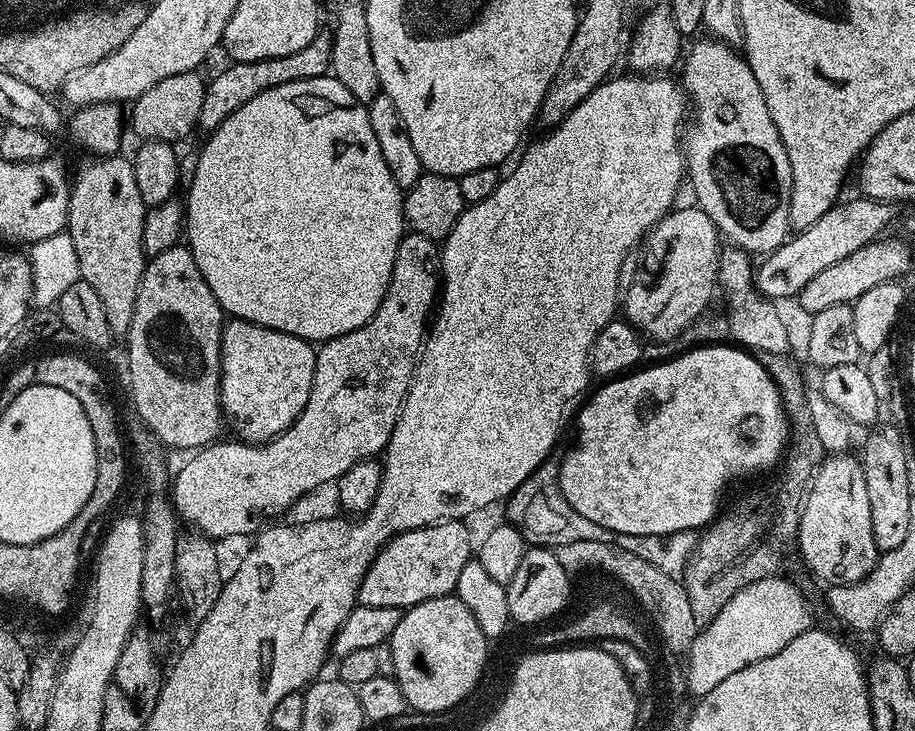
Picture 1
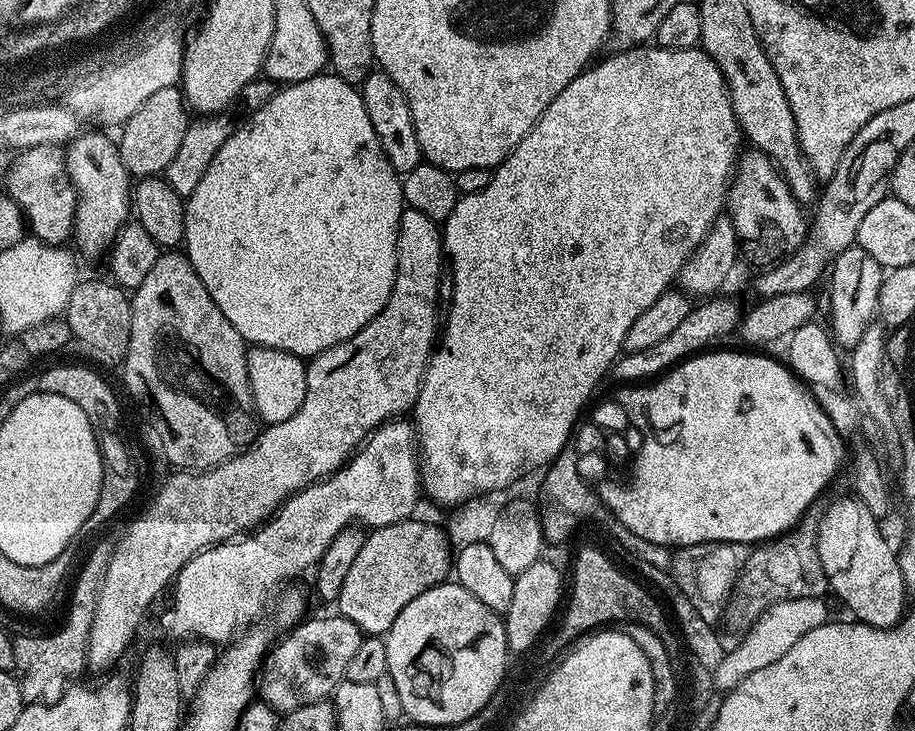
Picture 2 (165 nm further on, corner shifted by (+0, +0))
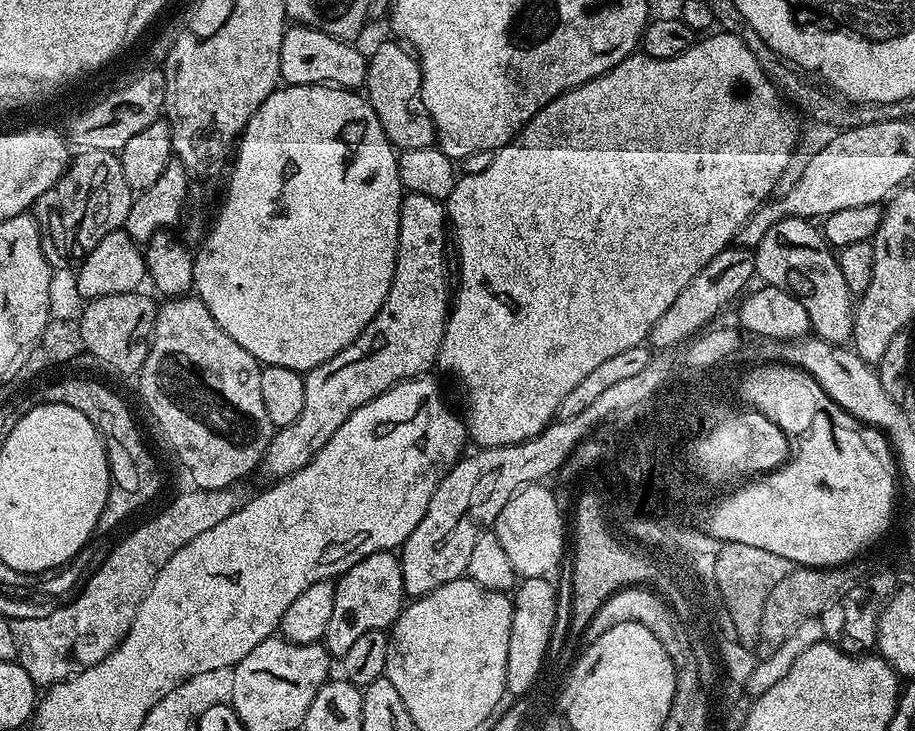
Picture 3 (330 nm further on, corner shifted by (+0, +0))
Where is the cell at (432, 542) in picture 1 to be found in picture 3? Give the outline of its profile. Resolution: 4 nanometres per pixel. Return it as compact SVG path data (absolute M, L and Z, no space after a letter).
M381 550L362 558L362 562L350 566L335 585L334 610L322 643L336 658L343 658L346 650L350 650L352 643L362 638L362 634L391 629L406 604L400 558L392 550Z

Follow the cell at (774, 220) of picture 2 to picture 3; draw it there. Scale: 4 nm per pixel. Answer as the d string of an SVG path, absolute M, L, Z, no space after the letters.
M786 218L770 230L754 249L756 276L767 287L781 288L797 296L806 306L806 314L812 323L811 331L819 339L832 344L847 345L852 339L852 314L854 297L842 278L837 253L833 251L824 233L813 221L802 218Z

